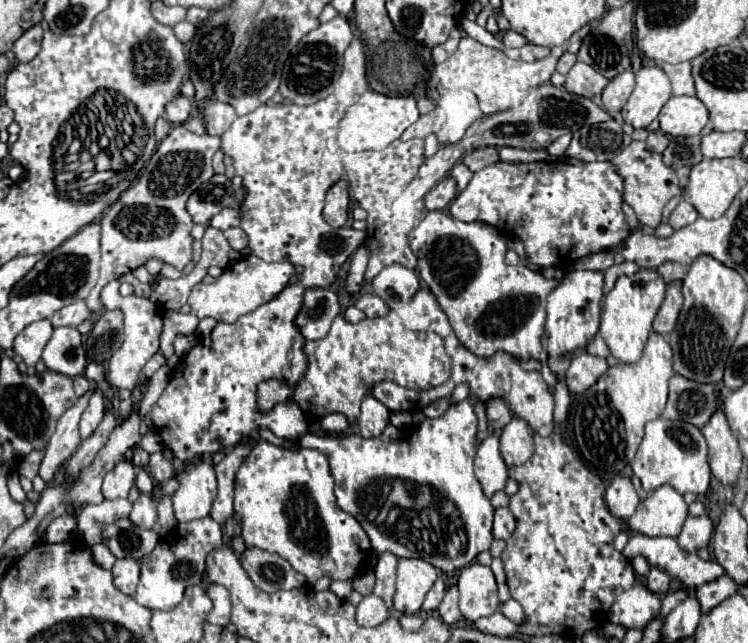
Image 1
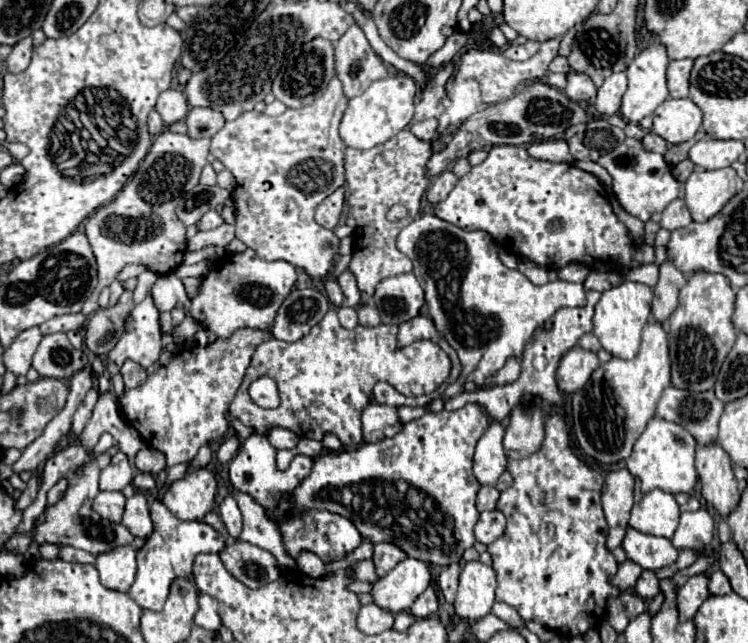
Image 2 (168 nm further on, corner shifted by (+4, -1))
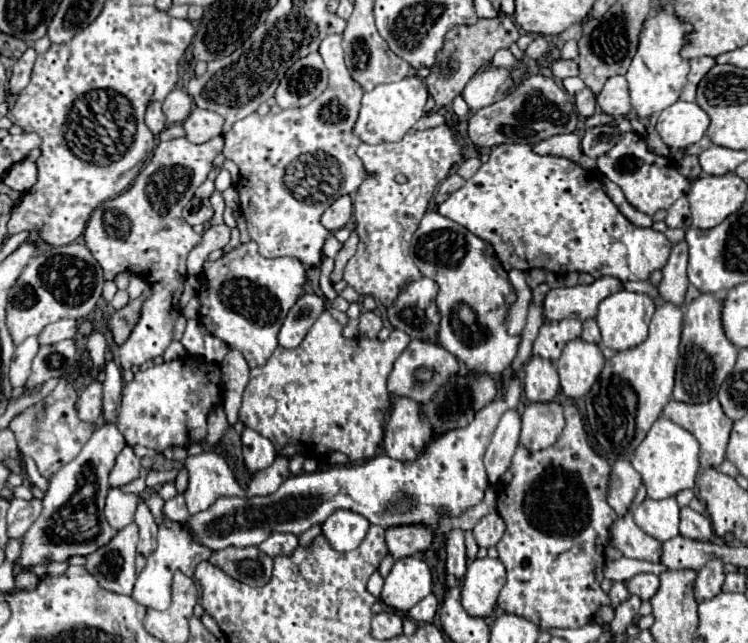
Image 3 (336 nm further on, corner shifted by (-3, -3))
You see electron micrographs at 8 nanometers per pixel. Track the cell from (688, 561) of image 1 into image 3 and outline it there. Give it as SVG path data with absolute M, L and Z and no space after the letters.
M632 509L616 519L610 527L610 545L616 547L624 557L644 559L658 563L660 559L660 541L646 535L632 519Z

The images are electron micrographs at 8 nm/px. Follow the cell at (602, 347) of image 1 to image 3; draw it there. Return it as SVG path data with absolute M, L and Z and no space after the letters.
M586 319L582 323L582 339L590 343L600 343L600 329L596 325L596 319Z

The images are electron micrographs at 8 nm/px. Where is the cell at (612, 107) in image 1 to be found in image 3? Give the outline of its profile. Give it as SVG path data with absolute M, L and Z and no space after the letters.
M620 75L610 77L604 89L596 95L600 109L612 117L622 117L630 113L630 95L628 95L628 81Z

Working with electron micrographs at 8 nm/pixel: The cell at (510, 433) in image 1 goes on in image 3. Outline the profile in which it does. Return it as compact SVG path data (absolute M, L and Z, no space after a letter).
M556 401L528 403L522 413L520 445L540 451L556 443L564 429L564 409Z

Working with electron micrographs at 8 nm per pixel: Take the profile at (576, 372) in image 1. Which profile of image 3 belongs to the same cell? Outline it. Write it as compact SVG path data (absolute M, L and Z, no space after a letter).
M584 339L570 341L556 361L562 393L572 399L584 397L596 383L602 367L604 355L596 343Z

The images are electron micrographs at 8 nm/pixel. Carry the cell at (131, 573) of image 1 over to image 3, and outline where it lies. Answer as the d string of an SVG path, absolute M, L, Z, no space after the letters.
M130 523L120 529L110 543L86 555L84 569L98 581L102 589L120 595L132 595L136 581L136 543L138 527L136 523Z

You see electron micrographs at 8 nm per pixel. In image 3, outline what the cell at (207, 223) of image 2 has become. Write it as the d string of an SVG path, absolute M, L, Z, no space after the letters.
M216 189L212 195L210 195L210 203L214 207L214 219L210 221L212 225L214 223L222 223L222 213L224 213L224 199L222 199L222 193Z

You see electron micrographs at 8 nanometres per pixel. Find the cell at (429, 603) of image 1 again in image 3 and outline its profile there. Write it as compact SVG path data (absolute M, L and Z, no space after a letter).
M428 595L424 597L418 605L414 605L410 611L408 611L408 617L416 623L430 623L436 615L436 609L438 609L438 601L434 595Z

